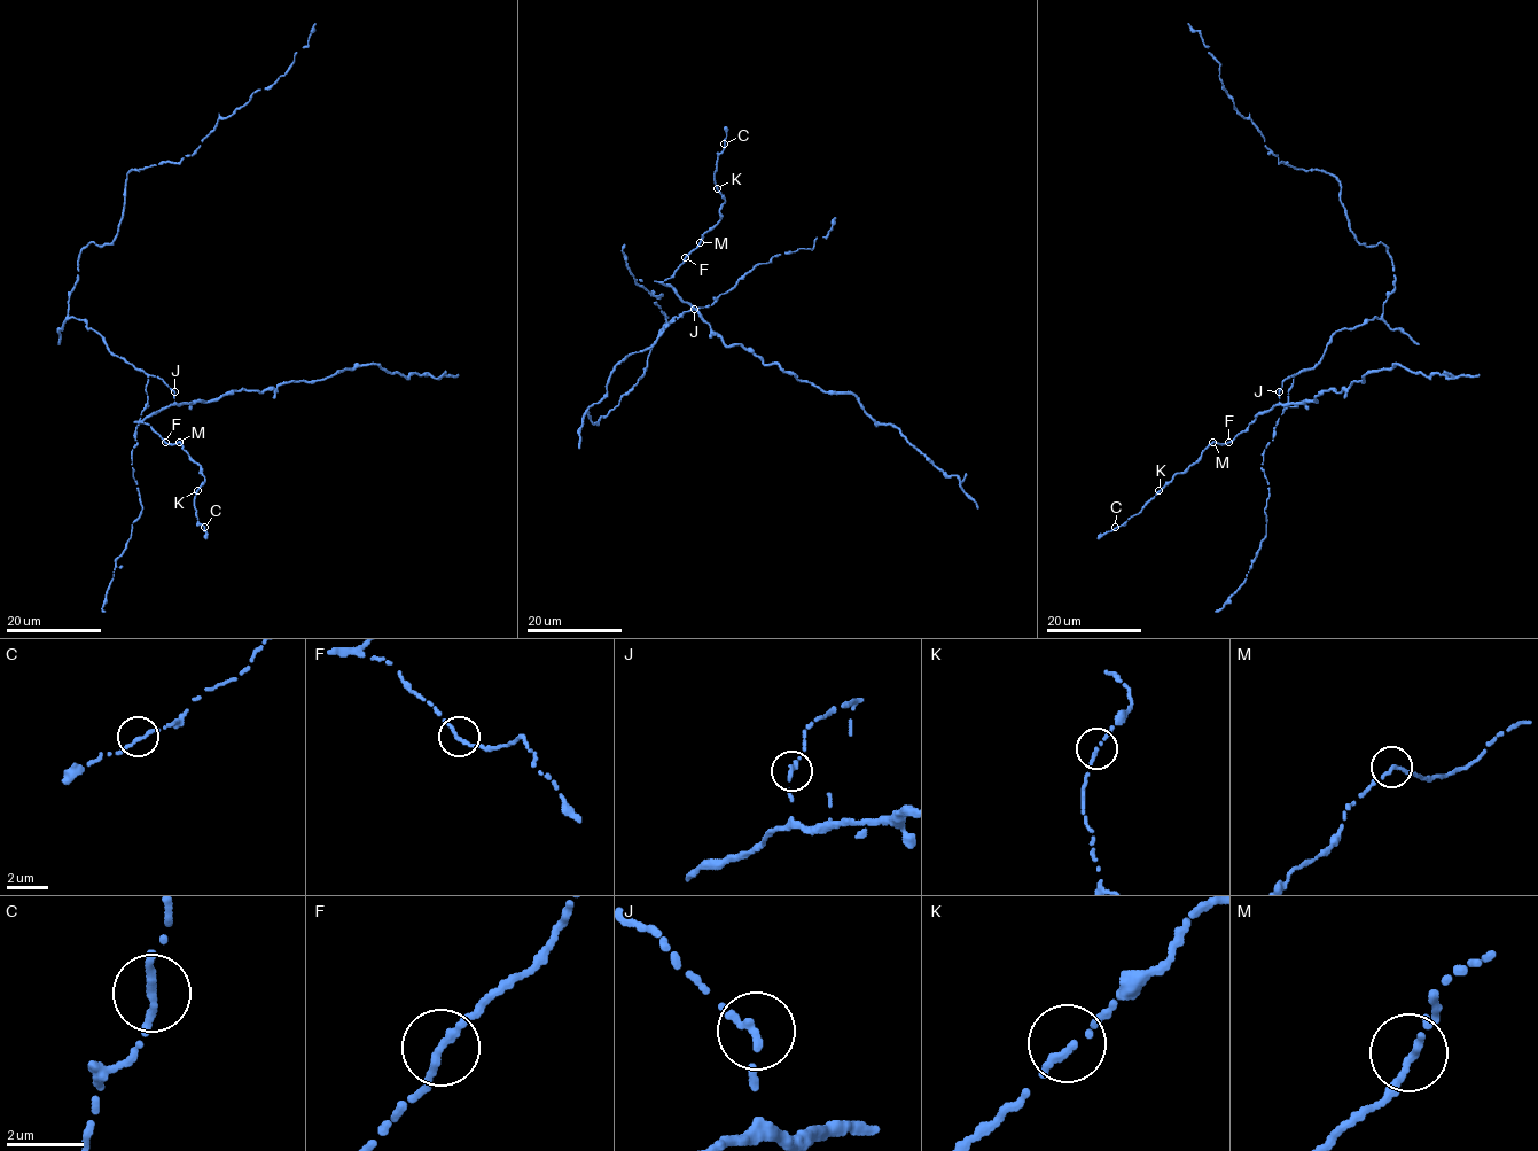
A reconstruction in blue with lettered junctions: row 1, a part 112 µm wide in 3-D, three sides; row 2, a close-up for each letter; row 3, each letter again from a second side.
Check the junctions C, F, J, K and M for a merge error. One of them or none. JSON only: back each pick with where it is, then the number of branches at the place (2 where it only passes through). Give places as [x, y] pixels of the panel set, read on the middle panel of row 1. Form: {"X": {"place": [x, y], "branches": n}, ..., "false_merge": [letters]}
{"J": {"place": [694, 309], "branches": 1}, "false_merge": ["J"]}

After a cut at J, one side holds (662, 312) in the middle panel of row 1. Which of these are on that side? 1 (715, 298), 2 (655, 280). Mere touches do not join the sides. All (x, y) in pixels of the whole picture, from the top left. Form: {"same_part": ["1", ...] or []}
{"same_part": ["1"]}

